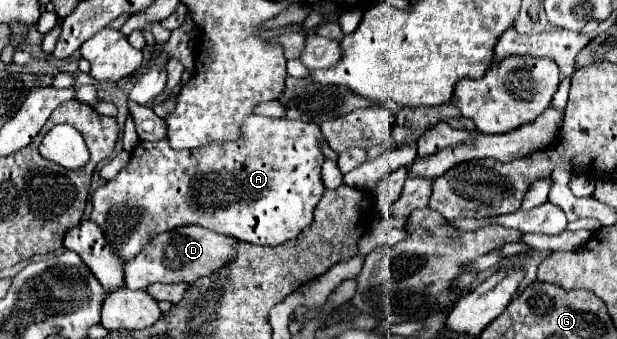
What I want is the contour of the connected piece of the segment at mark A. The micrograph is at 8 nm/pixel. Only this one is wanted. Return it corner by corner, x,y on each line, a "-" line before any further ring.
251,114
241,124
239,140
213,142
205,148
181,152
169,148
165,138
161,142
139,142
141,146
131,152
129,164
91,194
93,210
89,220
101,226
107,244
123,264
133,260
153,236
189,224
253,244
277,246
295,240
301,230
313,222
313,210
325,190
321,182
325,156
319,150
319,138
323,138
323,134
313,122

